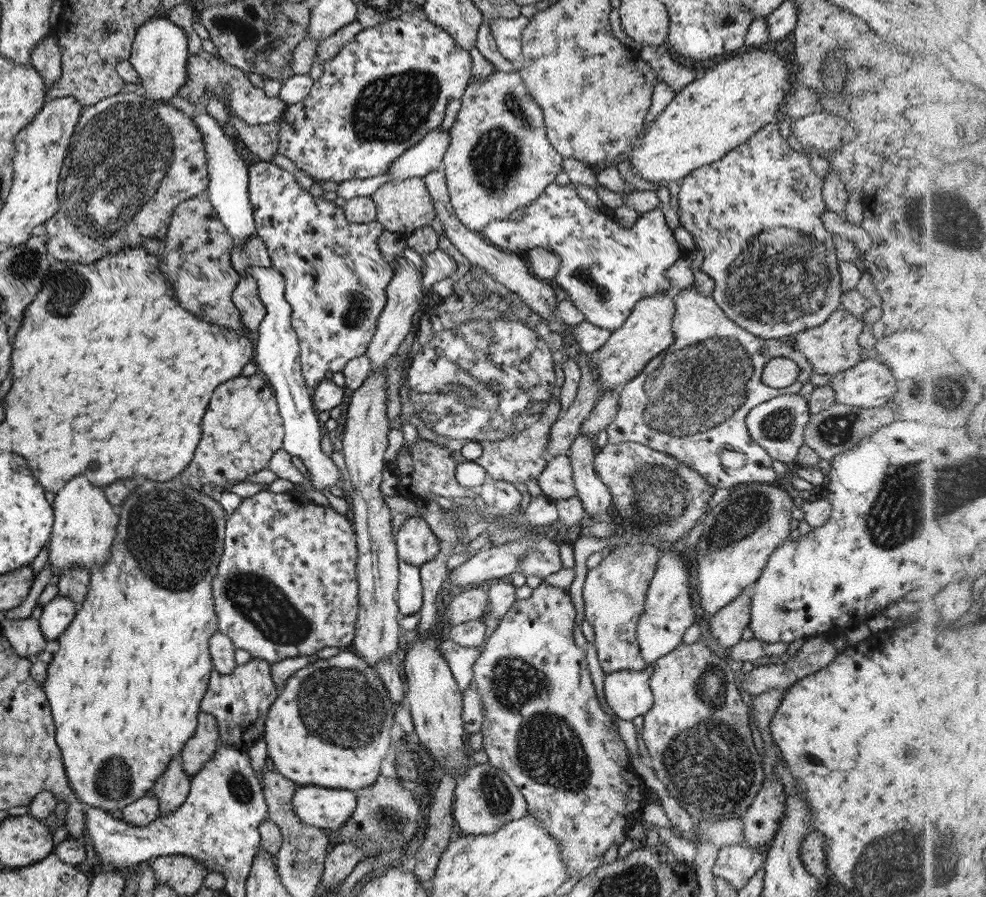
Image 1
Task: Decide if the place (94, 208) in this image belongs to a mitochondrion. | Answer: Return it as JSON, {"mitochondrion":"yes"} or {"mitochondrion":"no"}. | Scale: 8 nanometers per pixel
{"mitochondrion":"yes"}

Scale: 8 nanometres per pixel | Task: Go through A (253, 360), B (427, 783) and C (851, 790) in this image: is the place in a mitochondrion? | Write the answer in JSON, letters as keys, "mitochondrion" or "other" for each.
{"A":"other","B":"other","C":"other"}

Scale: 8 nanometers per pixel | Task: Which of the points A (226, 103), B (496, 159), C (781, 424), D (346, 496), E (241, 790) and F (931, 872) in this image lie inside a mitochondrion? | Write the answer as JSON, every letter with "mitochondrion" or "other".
{"A":"other","B":"mitochondrion","C":"mitochondrion","D":"other","E":"mitochondrion","F":"mitochondrion"}

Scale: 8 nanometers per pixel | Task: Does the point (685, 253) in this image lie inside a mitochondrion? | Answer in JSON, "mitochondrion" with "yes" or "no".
{"mitochondrion":"no"}

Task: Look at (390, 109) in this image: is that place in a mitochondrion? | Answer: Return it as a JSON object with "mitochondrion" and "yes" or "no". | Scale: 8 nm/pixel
{"mitochondrion":"yes"}

